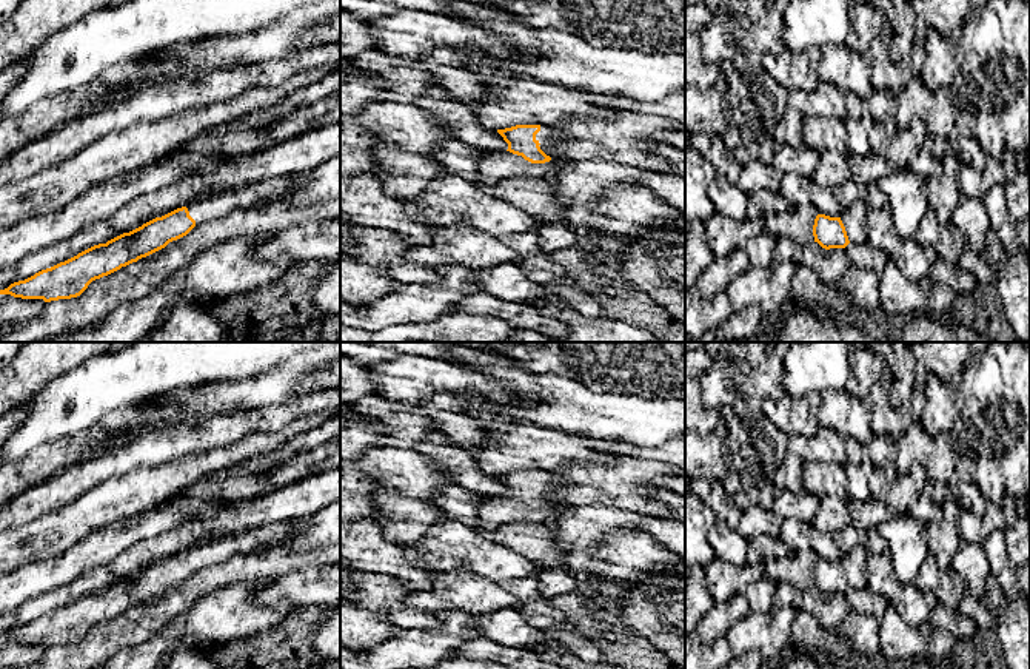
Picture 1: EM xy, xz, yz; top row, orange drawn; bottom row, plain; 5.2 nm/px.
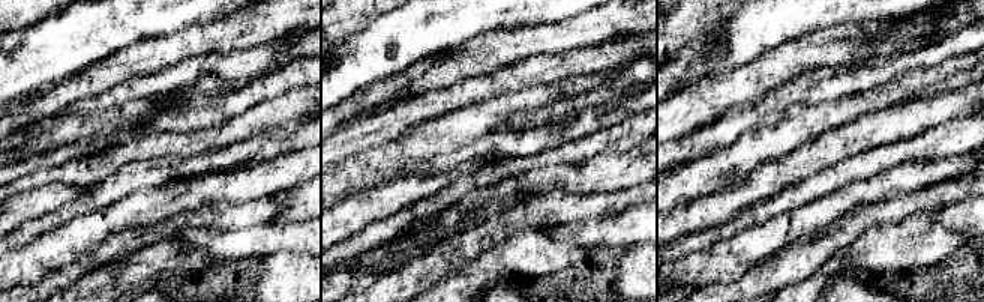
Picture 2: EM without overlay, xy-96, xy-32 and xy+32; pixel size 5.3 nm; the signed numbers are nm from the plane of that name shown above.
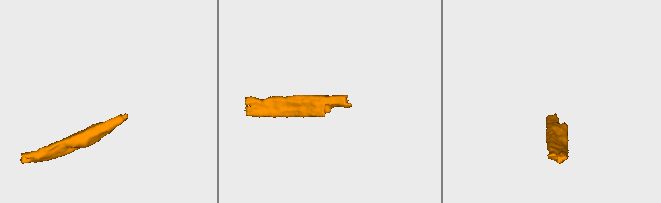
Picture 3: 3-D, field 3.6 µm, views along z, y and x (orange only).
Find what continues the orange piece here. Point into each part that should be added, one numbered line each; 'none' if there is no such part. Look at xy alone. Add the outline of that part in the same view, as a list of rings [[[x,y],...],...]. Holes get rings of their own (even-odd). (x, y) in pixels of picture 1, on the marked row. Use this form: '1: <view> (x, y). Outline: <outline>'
1: xy (208, 208). Outline: [[[251,188],[232,190],[197,199],[186,205],[189,216],[196,220],[196,227],[209,220],[222,219],[237,208],[256,210],[260,196]]]

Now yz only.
1: yz (853, 216). Outline: [[[865,199],[844,207],[841,220],[845,227],[850,244],[865,244],[868,240],[868,228],[865,225],[868,208]]]

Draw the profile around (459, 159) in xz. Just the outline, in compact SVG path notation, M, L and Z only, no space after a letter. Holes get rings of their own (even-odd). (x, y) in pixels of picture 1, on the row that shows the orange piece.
M454 139L428 153L431 159L443 166L445 174L453 174L473 183L479 183L477 162L483 154L483 150Z

